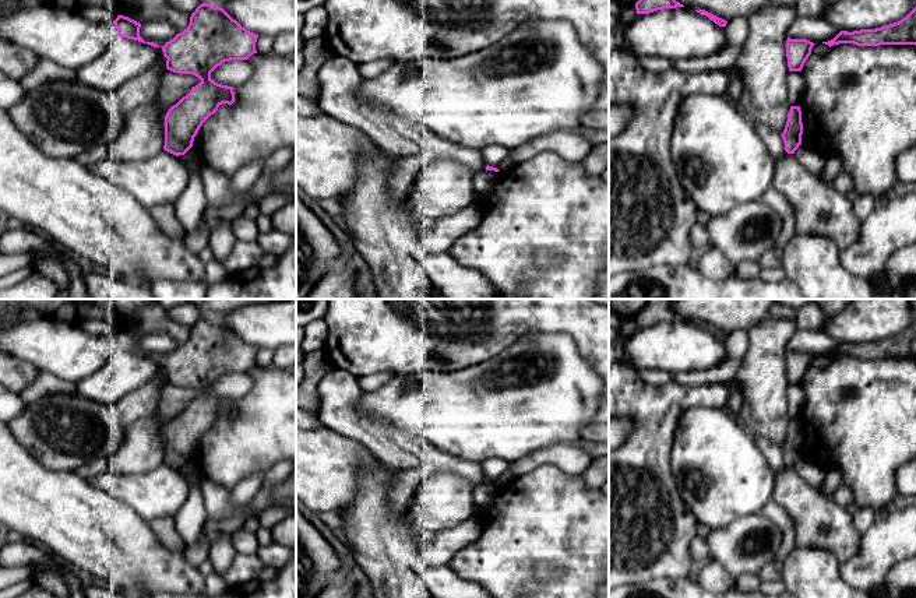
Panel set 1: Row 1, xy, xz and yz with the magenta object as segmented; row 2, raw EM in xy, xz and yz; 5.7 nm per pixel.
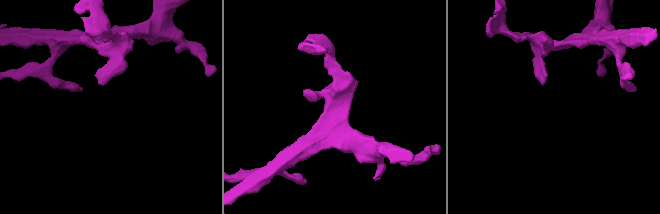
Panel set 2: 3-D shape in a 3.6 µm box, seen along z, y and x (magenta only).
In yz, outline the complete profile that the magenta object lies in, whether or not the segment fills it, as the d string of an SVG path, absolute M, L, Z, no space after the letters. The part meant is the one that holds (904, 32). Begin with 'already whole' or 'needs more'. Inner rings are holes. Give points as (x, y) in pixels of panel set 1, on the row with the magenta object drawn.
already whole | M916 7L898 22L876 29L841 31L834 39L822 43L829 48L839 43L857 46L916 45Z

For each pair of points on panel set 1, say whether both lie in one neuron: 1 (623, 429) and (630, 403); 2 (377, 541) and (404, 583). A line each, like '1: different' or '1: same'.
1: different
2: same

